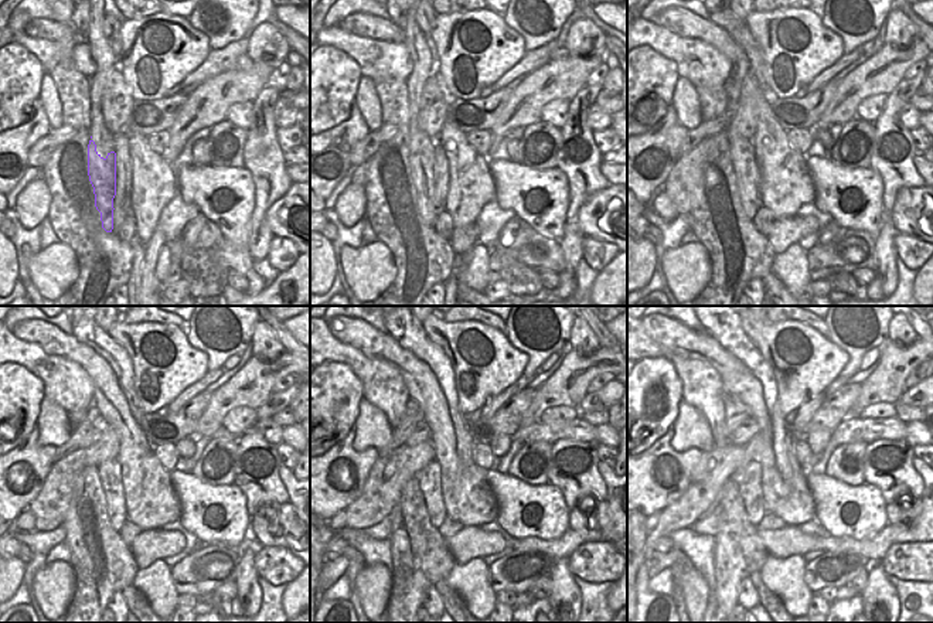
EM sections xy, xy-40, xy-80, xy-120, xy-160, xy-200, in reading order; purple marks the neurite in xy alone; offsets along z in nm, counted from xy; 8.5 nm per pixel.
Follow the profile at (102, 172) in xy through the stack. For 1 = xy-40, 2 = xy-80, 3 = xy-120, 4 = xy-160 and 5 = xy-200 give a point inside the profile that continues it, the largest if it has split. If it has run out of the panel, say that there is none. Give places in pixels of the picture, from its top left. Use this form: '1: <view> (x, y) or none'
1: xy-40 (422, 170)
2: xy-80 (746, 170)
3: xy-120 (112, 484)
4: xy-160 (431, 487)
5: xy-200 (751, 490)

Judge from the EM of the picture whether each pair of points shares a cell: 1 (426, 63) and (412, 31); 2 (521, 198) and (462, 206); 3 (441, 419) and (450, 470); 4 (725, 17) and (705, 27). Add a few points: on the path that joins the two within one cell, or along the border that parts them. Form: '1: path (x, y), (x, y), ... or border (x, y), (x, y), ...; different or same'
1: path (421, 55), (414, 38); same
2: border (489, 166), (497, 198); different
3: path (443, 432), (448, 458); same
4: border (707, 19), (721, 26), (738, 46); different

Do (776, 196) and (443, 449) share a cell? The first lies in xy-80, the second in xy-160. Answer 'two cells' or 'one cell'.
one cell

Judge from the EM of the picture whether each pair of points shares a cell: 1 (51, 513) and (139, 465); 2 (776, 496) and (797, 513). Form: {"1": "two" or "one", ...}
{"1": "two", "2": "one"}

